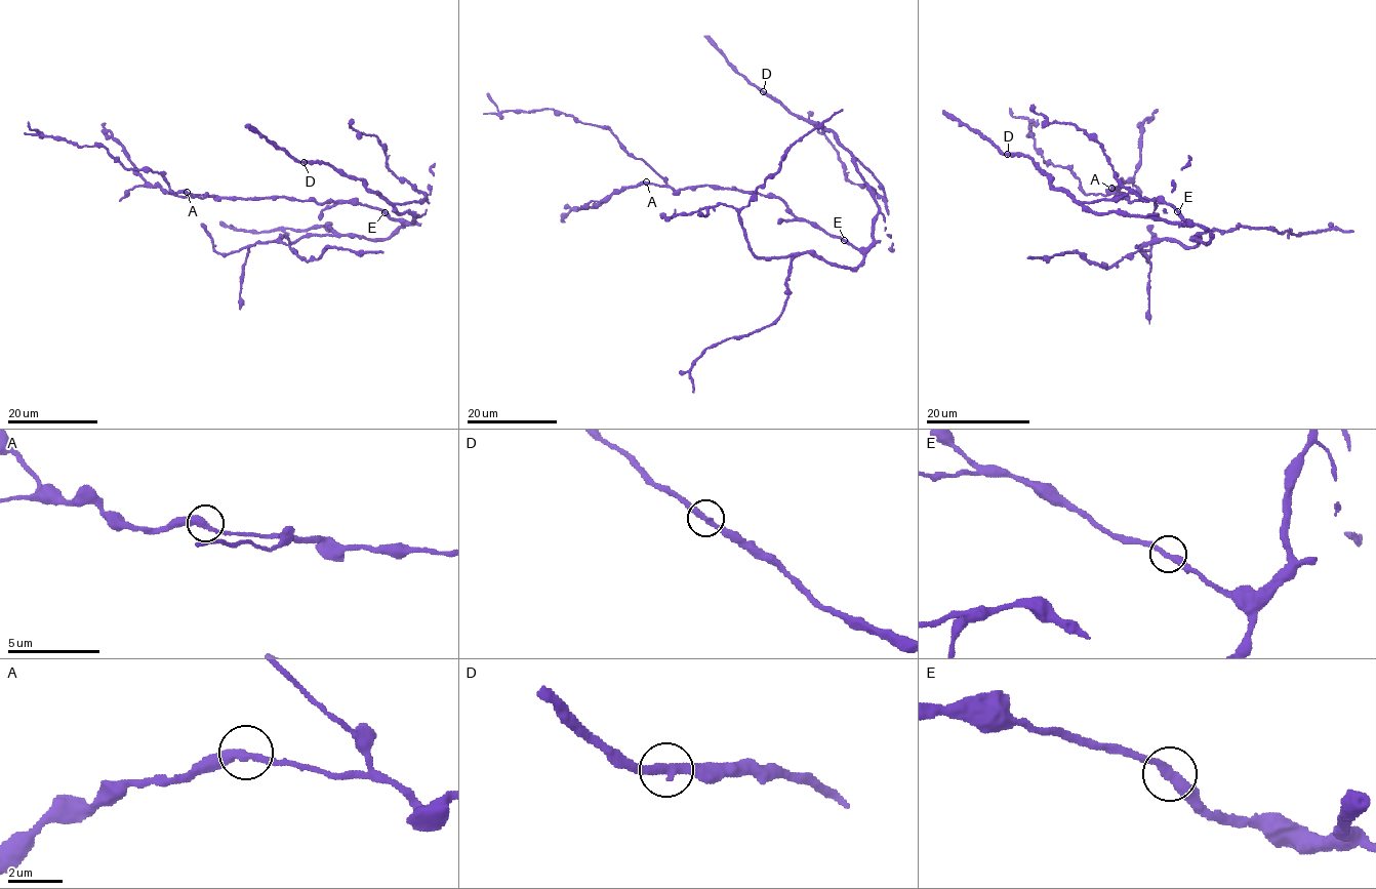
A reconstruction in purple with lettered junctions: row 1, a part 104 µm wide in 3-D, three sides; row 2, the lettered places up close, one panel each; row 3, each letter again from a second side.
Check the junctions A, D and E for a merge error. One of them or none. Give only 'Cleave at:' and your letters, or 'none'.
Cleave at: none

